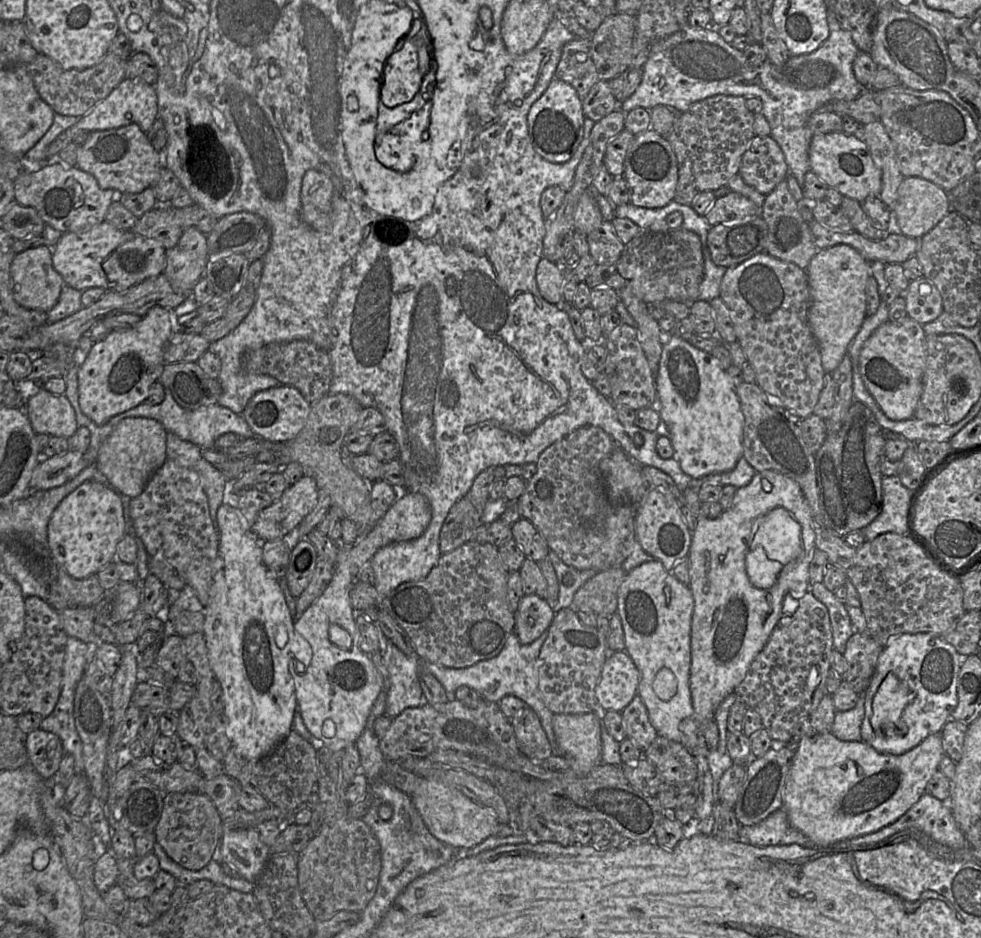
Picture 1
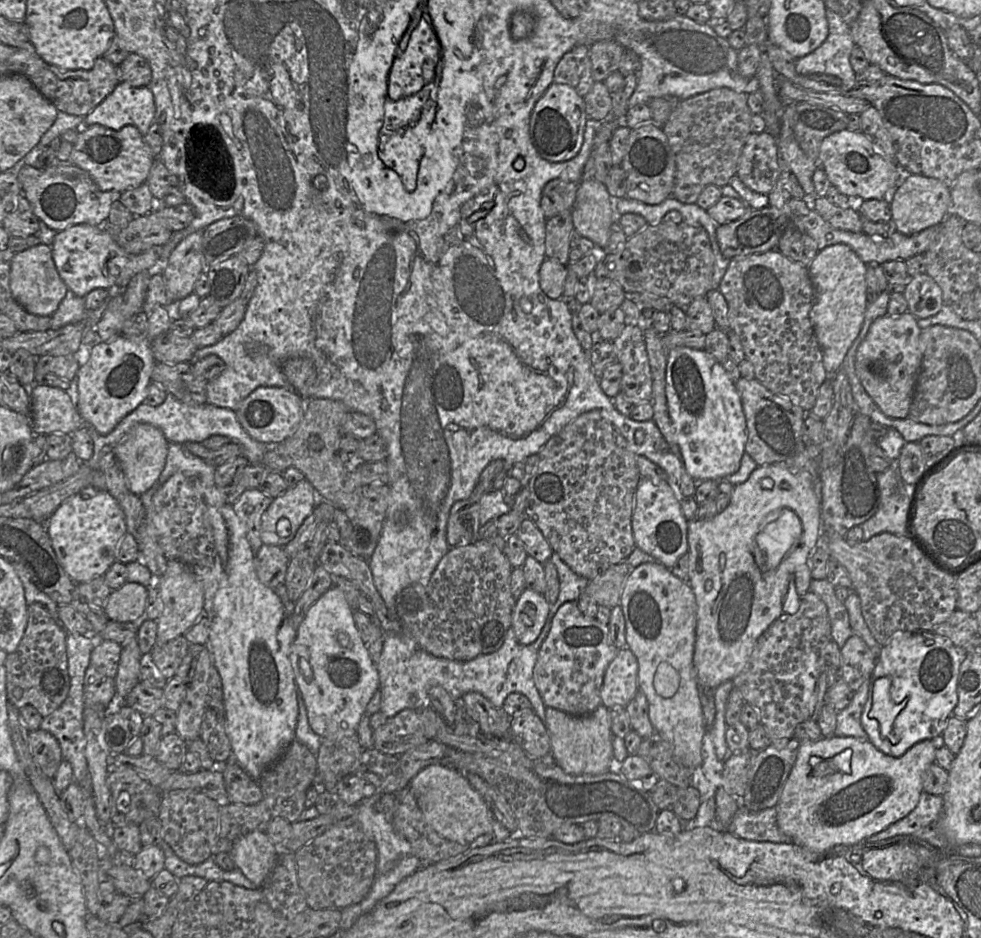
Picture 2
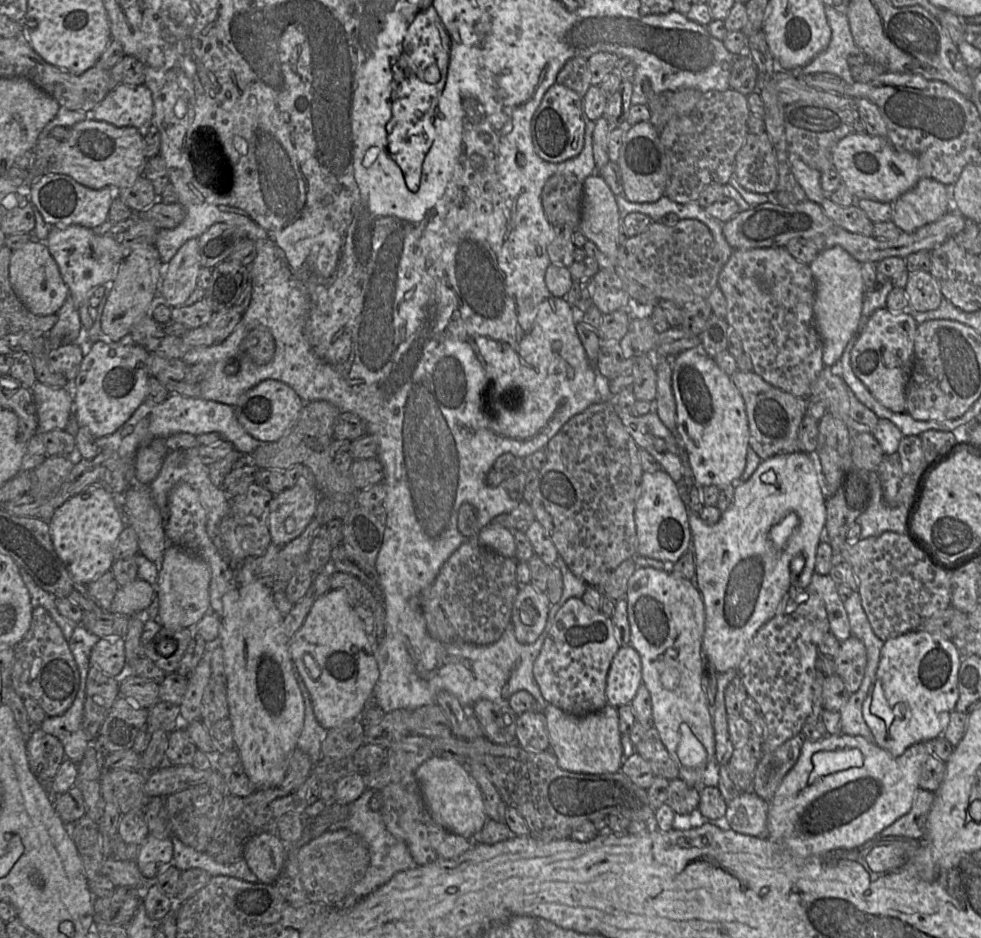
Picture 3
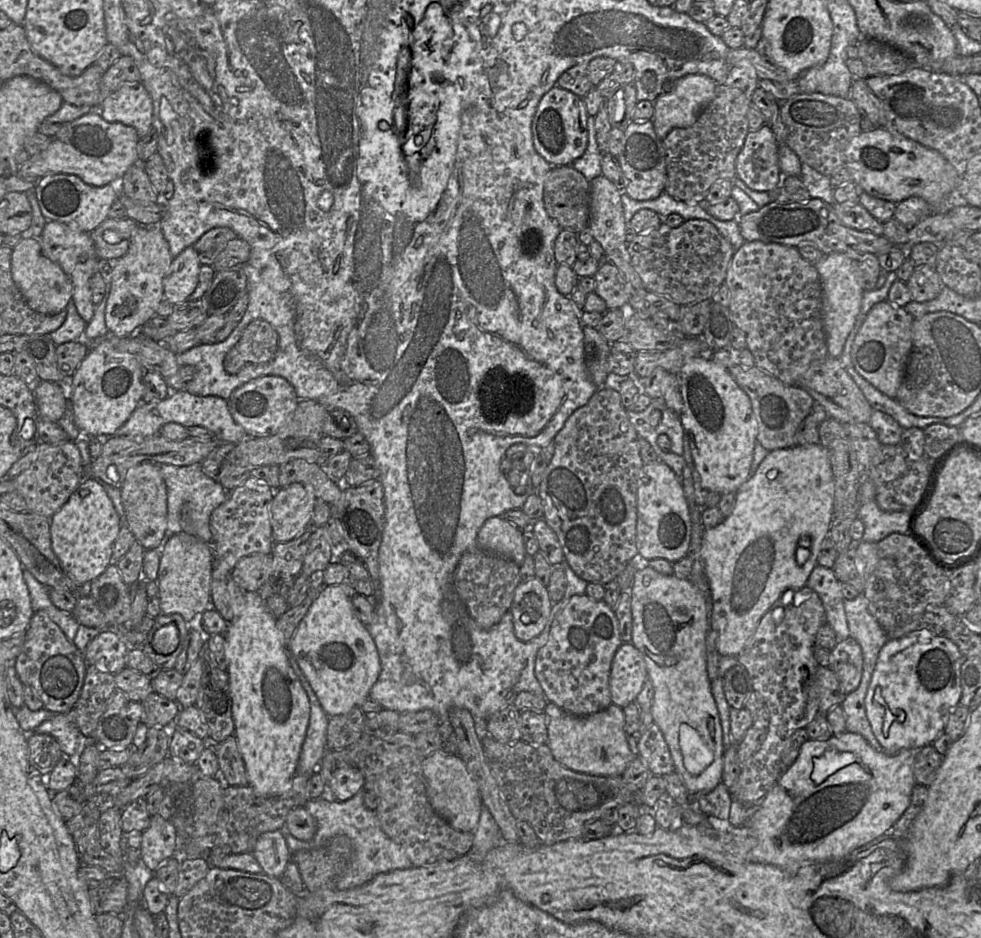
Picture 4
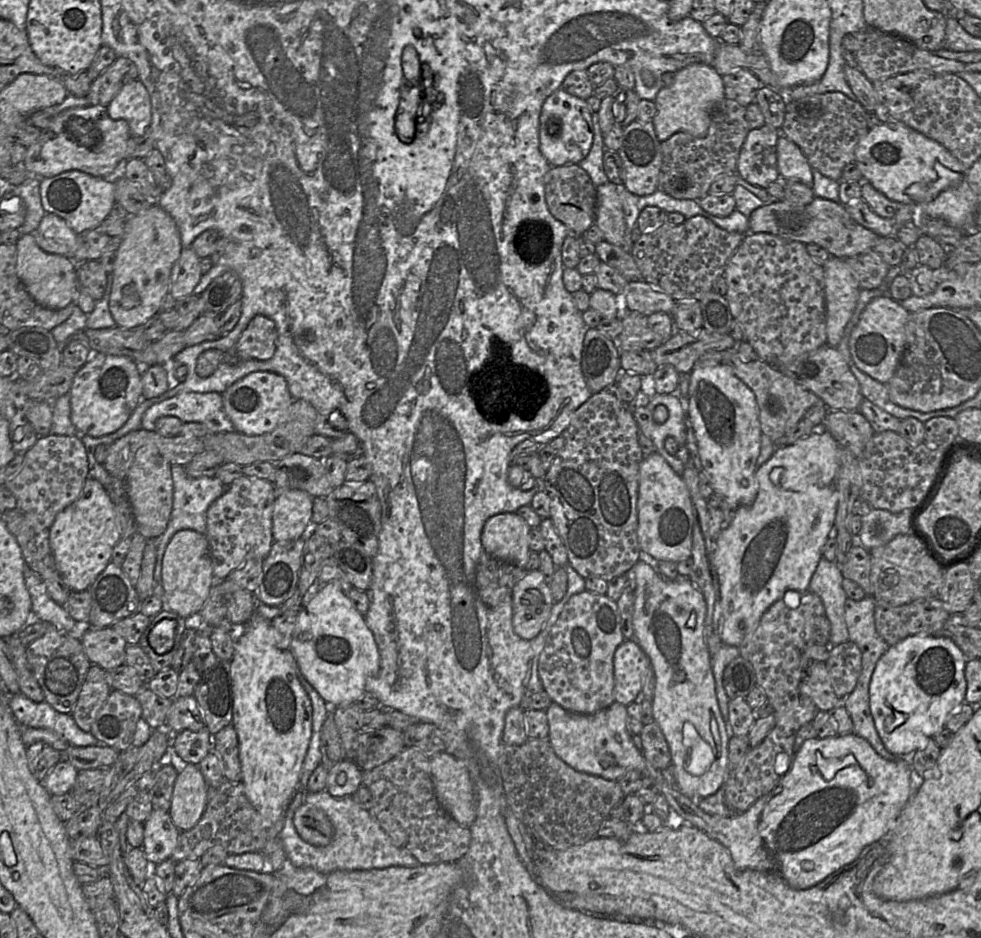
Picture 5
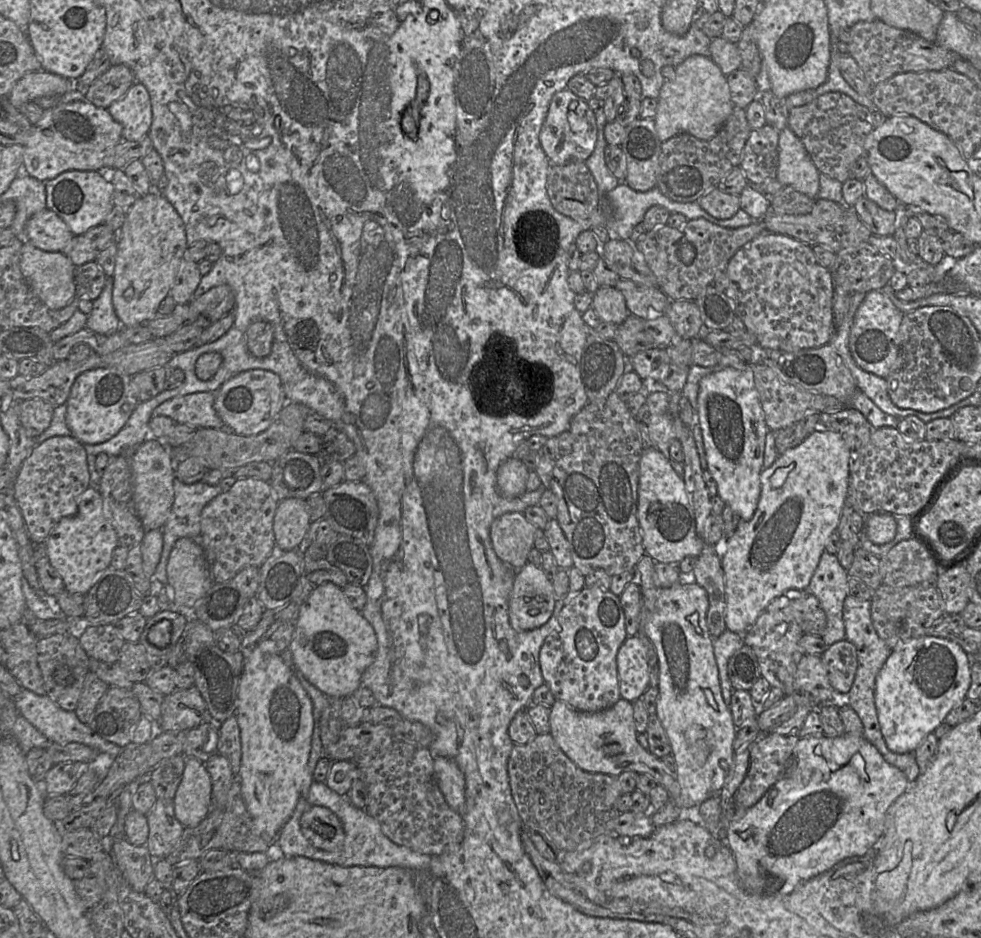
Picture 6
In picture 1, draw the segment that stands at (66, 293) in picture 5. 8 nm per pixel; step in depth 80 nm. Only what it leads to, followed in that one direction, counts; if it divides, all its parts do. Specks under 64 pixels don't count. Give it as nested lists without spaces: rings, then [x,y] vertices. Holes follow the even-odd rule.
[[[42,245],[15,254],[10,267],[11,287],[15,301],[21,306],[49,312],[57,303],[64,285],[62,276],[52,264],[52,248]]]

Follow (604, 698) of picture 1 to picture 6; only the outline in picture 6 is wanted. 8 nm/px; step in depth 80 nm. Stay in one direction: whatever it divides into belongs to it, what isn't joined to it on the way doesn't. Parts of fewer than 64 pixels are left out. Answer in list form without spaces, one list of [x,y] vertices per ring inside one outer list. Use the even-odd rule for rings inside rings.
[[[638,635],[627,636],[617,652],[616,663],[621,698],[630,702],[641,699],[642,694],[649,687],[650,675],[646,647]]]

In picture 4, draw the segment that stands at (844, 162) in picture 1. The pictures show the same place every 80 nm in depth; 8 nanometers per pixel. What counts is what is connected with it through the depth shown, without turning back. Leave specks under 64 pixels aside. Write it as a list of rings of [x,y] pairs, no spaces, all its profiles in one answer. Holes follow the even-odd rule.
[[[876,128],[854,137],[845,150],[845,167],[861,192],[899,203],[909,197],[924,199],[933,213],[945,213],[959,205],[959,175],[937,150],[923,146],[899,133]]]

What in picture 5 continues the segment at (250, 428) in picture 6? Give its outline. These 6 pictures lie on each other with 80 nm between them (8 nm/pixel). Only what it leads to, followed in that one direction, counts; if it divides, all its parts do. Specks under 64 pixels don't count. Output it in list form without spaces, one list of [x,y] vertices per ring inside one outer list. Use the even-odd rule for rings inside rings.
[[[269,371],[252,372],[233,383],[221,395],[225,412],[236,431],[246,435],[262,435],[274,430],[283,421],[293,401],[286,379]]]

